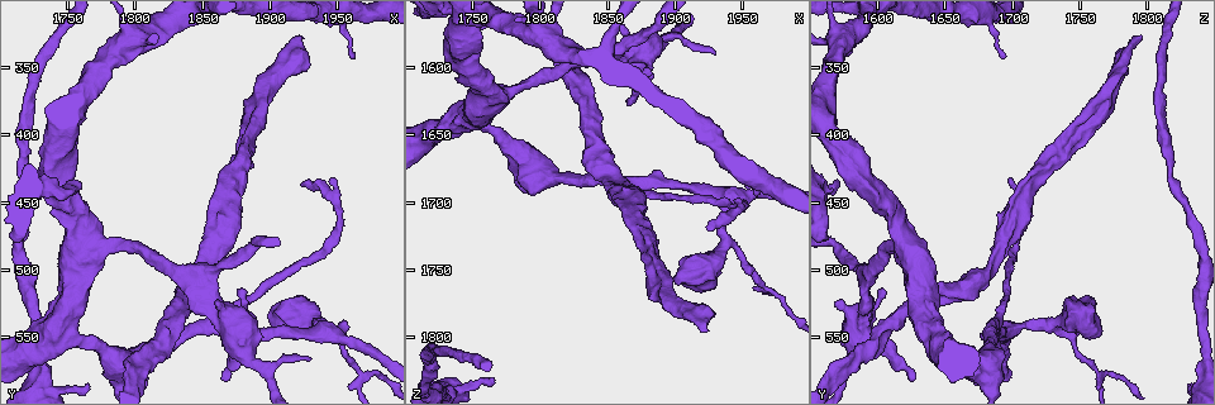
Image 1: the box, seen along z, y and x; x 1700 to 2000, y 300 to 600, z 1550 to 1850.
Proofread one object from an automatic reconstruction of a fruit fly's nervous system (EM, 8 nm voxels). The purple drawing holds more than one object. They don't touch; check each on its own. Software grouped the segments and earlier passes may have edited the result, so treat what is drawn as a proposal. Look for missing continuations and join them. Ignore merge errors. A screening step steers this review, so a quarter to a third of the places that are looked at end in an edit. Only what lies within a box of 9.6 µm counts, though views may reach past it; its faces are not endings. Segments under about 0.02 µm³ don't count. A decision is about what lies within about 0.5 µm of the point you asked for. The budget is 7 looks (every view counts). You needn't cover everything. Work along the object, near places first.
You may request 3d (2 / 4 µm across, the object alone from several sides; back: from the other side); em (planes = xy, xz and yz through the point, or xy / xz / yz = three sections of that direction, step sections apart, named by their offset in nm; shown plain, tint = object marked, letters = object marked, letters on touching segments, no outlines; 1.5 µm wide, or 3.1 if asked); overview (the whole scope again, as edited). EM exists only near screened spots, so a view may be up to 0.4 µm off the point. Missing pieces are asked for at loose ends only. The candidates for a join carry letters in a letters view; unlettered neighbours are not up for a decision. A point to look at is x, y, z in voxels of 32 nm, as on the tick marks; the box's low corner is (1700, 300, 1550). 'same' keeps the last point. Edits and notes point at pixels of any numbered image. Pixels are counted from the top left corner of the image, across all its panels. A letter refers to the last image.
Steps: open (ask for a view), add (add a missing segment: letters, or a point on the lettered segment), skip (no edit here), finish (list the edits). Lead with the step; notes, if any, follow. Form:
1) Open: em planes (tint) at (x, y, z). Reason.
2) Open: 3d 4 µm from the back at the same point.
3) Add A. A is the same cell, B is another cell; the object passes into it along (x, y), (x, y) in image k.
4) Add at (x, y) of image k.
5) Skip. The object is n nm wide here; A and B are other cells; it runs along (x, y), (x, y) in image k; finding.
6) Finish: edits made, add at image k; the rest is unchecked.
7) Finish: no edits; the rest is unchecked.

Open: em xy step 4 (letters) at (1924, 436, 1720).

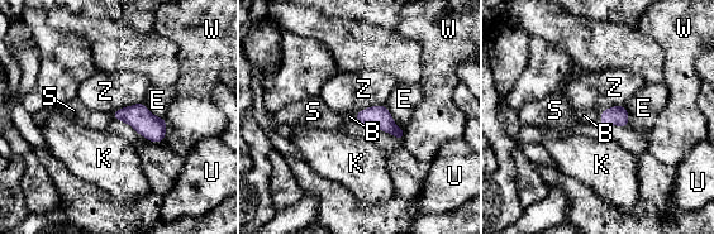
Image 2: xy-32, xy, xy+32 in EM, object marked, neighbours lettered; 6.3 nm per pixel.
Open: em planes (letters) at the same point.

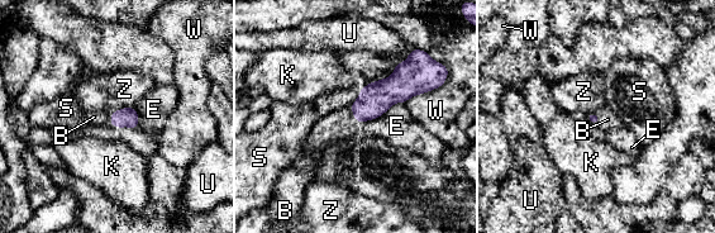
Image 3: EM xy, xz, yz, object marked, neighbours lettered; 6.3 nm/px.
Add B. B is the same cell, E, K, S, U, W and Z are other cells; it goes on there.

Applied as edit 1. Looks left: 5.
Open: em xy step 4 (tint) at (1926, 328, 1794). Long arm stops here.

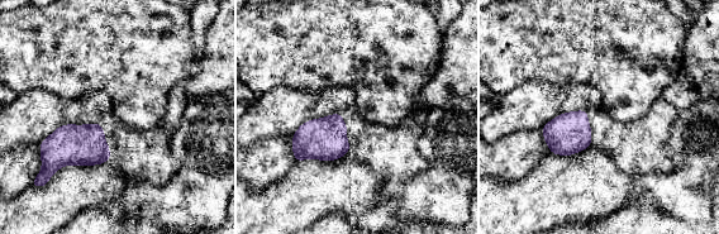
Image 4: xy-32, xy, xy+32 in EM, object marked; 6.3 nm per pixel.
Open: em planes (letters) at the same point.

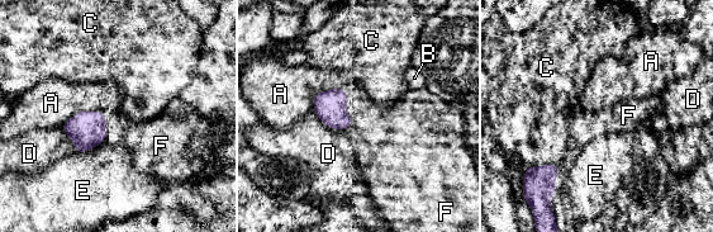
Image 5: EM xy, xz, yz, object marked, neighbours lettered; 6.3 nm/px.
Add F. F is the same cell, A, B, C, D and E are other cells; the neuron continues.

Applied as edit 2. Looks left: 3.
Open: 3d 2 µm at (1956, 542, 1754). Free end.

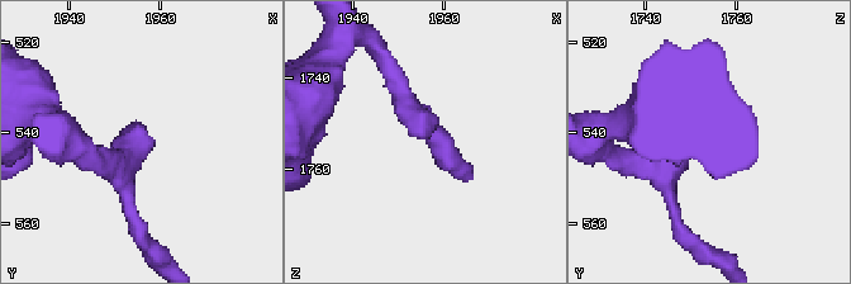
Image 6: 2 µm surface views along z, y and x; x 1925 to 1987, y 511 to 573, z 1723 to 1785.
Open: em planes (letters) at (1955, 542, 1753). Need the tissue.

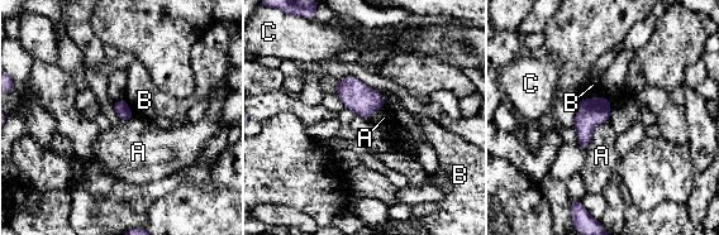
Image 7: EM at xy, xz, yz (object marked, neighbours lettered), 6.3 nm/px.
Skip. A, B and C are other cells; a border runs along (608, 120), (595, 128), (585, 149) in image 7; no lettered segment goes on from it.

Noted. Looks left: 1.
Finish: edits made, add at image 3, add at image 5; the rest is unchecked.

